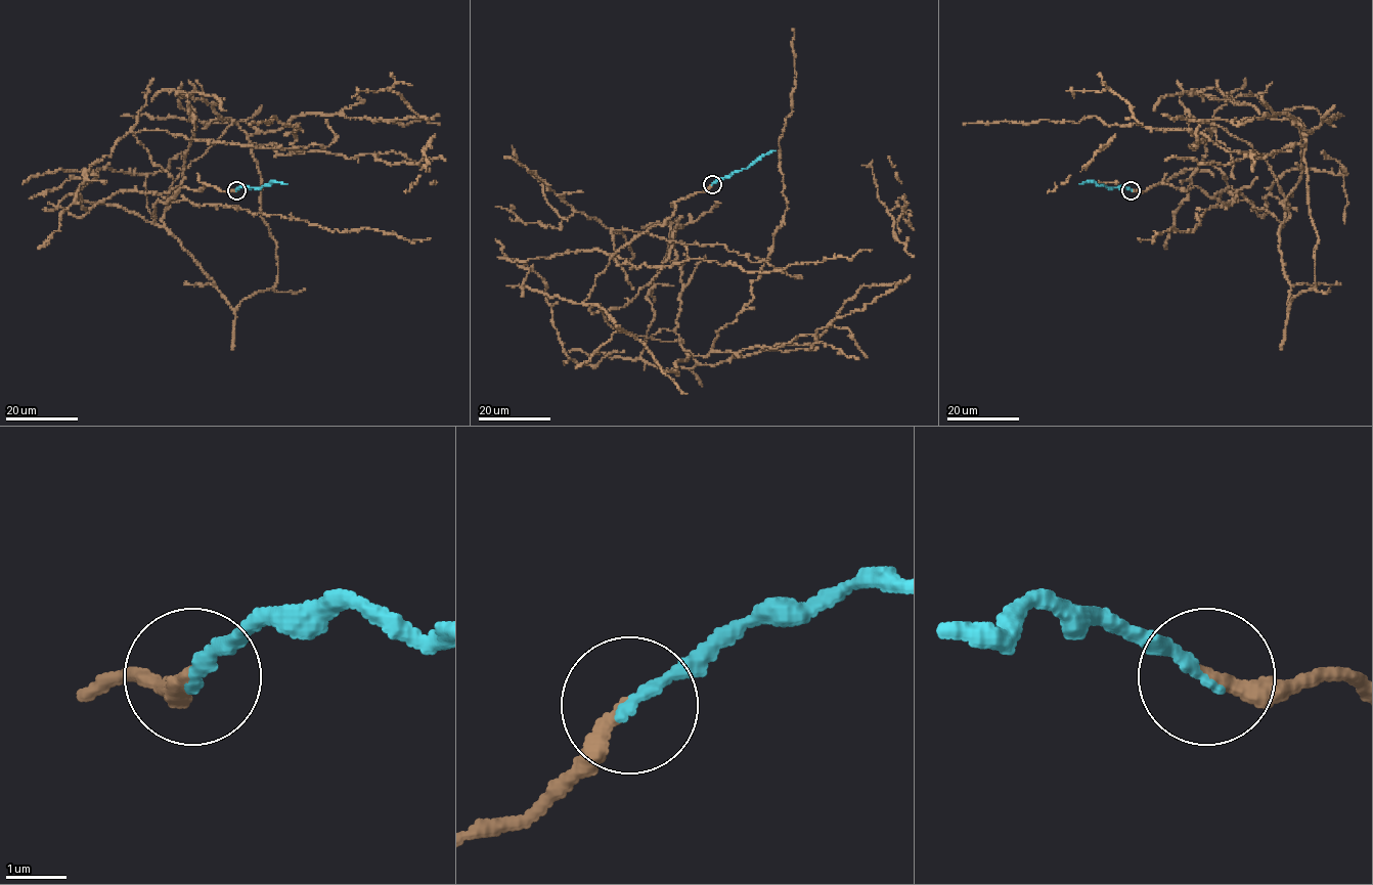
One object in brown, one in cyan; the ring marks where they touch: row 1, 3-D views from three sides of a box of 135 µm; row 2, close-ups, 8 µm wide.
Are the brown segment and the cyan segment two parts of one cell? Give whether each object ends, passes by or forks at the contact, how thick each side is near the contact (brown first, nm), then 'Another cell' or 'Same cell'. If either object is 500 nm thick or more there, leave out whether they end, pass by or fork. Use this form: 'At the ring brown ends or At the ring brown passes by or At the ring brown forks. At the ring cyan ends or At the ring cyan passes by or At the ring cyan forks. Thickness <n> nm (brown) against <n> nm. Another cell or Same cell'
At the ring brown ends. At the ring cyan ends. Thickness 280 nm (brown) against 200 nm. Same cell

